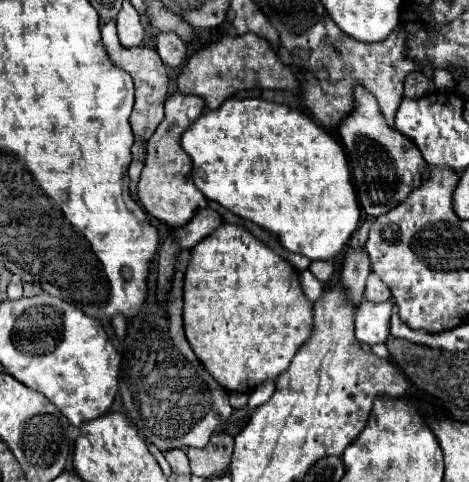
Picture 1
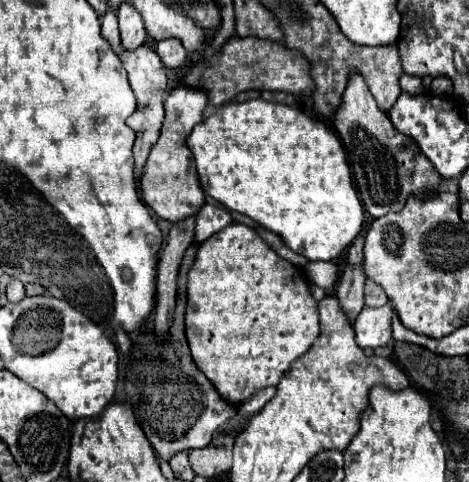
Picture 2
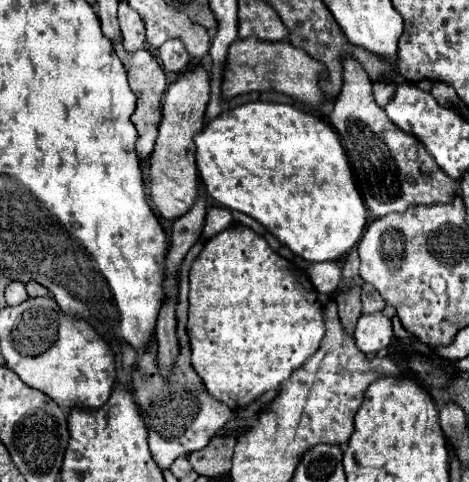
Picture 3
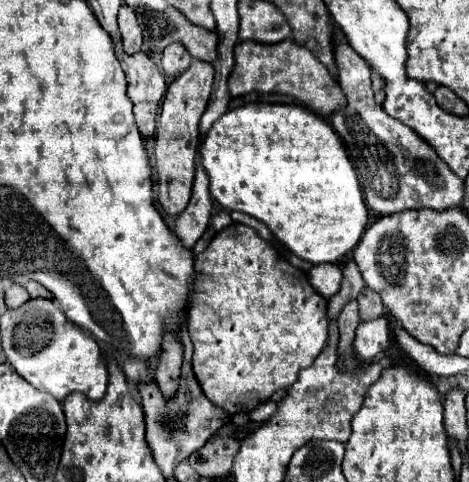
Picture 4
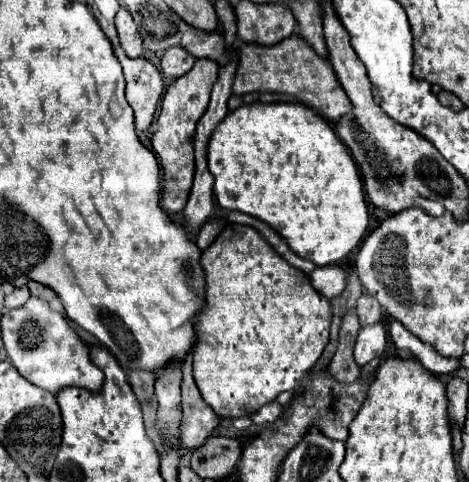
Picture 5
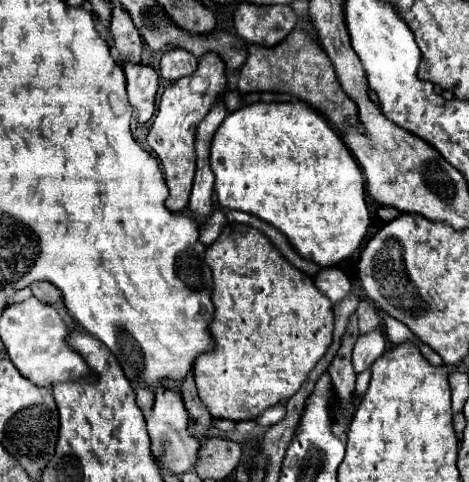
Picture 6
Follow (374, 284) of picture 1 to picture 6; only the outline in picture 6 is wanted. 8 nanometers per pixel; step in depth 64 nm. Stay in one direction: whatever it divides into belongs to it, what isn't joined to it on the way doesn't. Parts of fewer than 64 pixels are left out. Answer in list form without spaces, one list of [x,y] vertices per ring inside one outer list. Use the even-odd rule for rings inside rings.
[[[362,300],[356,308],[358,320],[360,320],[360,332],[370,332],[380,328],[380,310],[376,308],[374,302],[370,300]]]

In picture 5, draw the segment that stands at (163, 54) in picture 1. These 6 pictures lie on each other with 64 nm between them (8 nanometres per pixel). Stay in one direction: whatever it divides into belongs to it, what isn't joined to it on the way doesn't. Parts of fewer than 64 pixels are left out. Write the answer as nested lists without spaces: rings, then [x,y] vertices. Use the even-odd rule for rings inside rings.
[[[172,46],[164,52],[162,56],[162,74],[168,78],[168,80],[176,80],[180,76],[184,76],[184,72],[188,72],[188,68],[192,68],[194,64],[194,56],[188,54],[182,46]]]

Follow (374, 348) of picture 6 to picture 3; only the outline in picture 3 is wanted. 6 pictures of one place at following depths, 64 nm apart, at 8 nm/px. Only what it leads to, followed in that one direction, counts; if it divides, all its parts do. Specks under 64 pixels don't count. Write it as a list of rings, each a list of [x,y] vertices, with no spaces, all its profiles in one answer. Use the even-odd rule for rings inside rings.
[[[384,312],[362,314],[354,330],[356,346],[364,354],[374,354],[386,348],[392,342],[392,336],[392,322]]]

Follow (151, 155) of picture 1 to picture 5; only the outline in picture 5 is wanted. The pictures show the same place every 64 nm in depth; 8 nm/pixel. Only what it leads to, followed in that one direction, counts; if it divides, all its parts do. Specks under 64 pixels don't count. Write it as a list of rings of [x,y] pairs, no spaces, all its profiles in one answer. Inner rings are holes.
[[[208,58],[194,62],[192,70],[176,78],[162,98],[162,110],[158,116],[158,128],[152,134],[152,146],[162,166],[162,208],[168,212],[182,212],[194,180],[194,132],[196,124],[208,108],[212,84],[218,78],[218,64]]]

